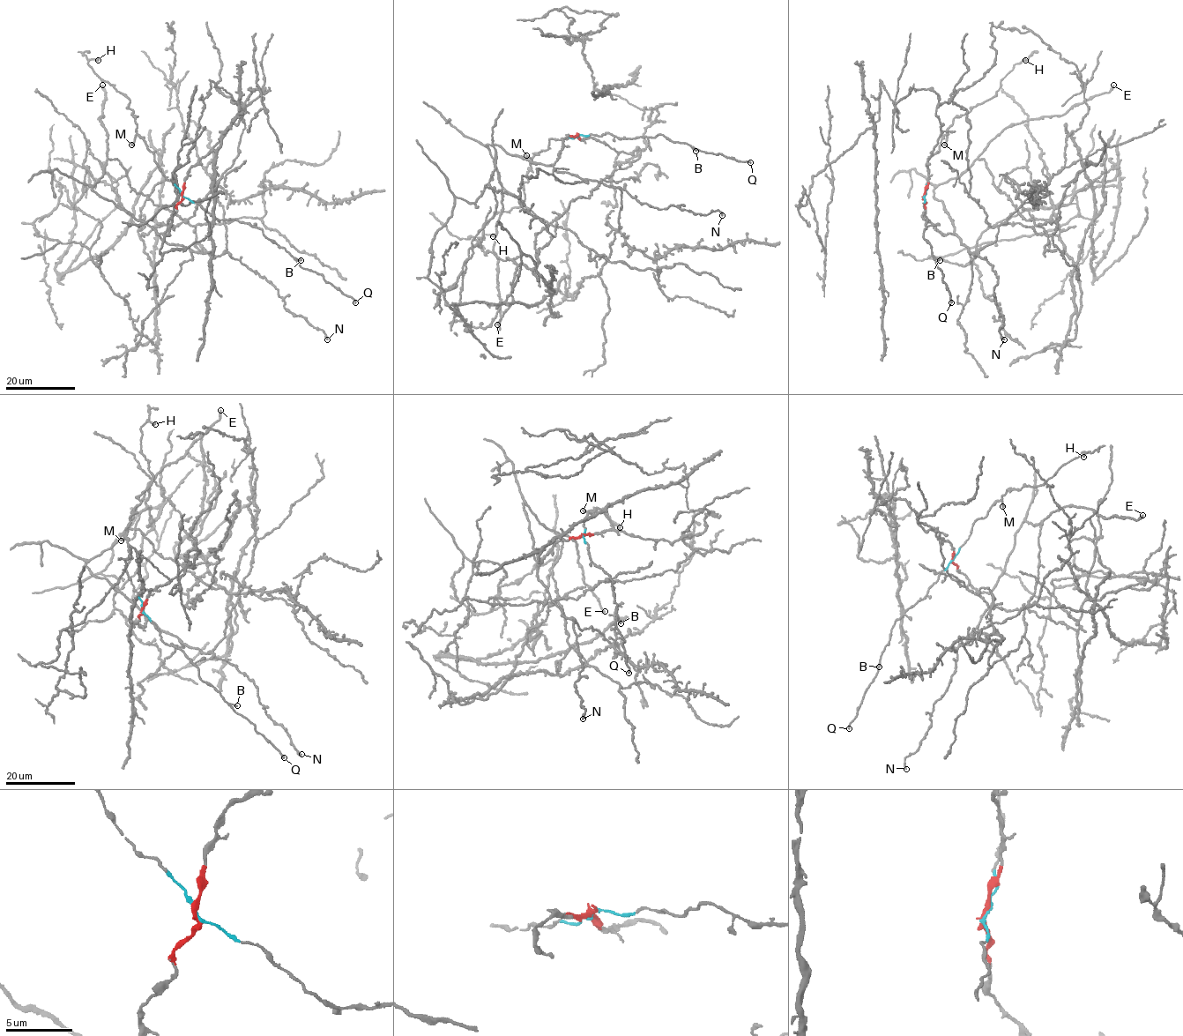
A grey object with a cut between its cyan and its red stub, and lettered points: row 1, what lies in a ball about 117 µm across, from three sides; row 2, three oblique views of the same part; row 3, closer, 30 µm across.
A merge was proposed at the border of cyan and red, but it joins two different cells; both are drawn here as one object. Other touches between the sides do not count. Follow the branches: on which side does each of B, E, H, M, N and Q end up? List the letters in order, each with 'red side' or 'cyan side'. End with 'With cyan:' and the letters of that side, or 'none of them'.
B: cyan side
E: red side
H: cyan side
M: cyan side
N: red side
Q: cyan side
With cyan: B, H, M, Q

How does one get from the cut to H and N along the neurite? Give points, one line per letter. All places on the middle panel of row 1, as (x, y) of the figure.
H: (576, 135), (550, 138), (545, 151), (531, 159), (524, 201), (498, 212), (483, 227), (485, 234), (493, 236)
N: (576, 135), (563, 139), (557, 171), (621, 189), (660, 209), (673, 204), (722, 215)

